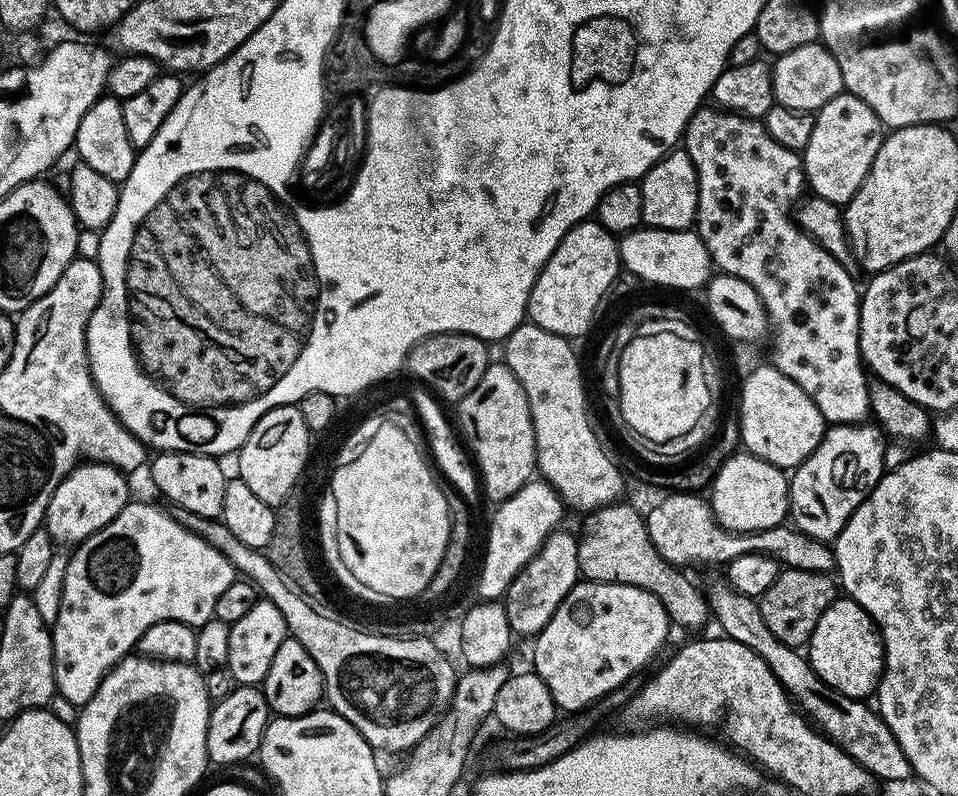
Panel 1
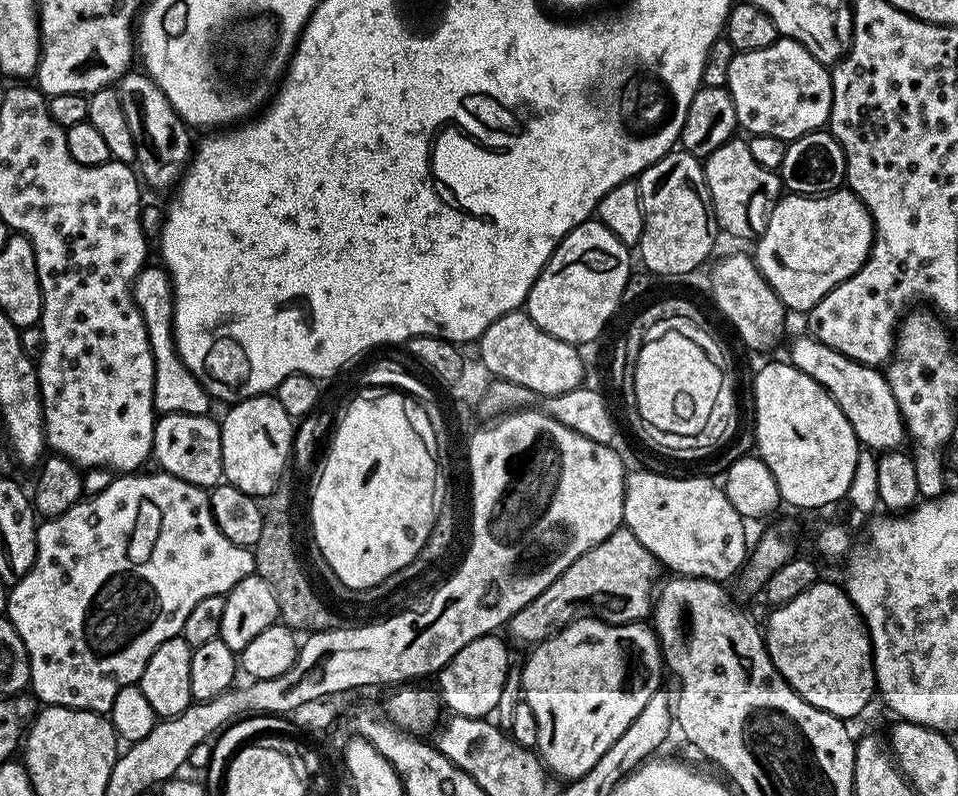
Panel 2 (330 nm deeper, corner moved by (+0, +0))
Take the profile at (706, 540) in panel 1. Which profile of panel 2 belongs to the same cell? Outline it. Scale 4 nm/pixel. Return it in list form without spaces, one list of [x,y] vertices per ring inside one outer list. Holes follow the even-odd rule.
[[[618,527],[610,538],[598,542],[582,558],[564,571],[538,598],[534,598],[522,610],[508,619],[506,632],[520,644],[535,646],[558,634],[567,624],[588,617],[605,620],[608,624],[634,624],[651,617],[654,603],[654,589],[657,587],[656,575],[662,572],[661,565],[634,538],[626,527]]]

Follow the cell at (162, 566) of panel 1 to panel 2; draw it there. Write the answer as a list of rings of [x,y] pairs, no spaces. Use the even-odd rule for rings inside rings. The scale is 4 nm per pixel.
[[[147,472],[117,475],[112,478],[116,480],[110,481],[101,492],[82,498],[77,504],[70,506],[66,514],[44,520],[37,527],[34,566],[30,566],[30,570],[17,584],[11,585],[6,615],[14,630],[18,630],[18,638],[22,638],[26,646],[30,662],[30,692],[41,700],[41,705],[57,704],[63,708],[81,708],[87,712],[108,714],[118,692],[123,687],[130,687],[139,681],[142,670],[146,670],[146,662],[150,662],[150,654],[154,654],[154,650],[158,650],[162,642],[180,635],[190,610],[194,610],[194,606],[198,606],[202,598],[225,597],[234,586],[238,586],[238,582],[242,582],[242,578],[251,576],[256,571],[253,549],[230,542],[230,538],[226,538],[226,534],[218,530],[205,489],[190,482],[182,482],[182,478],[174,478],[169,472]]]

